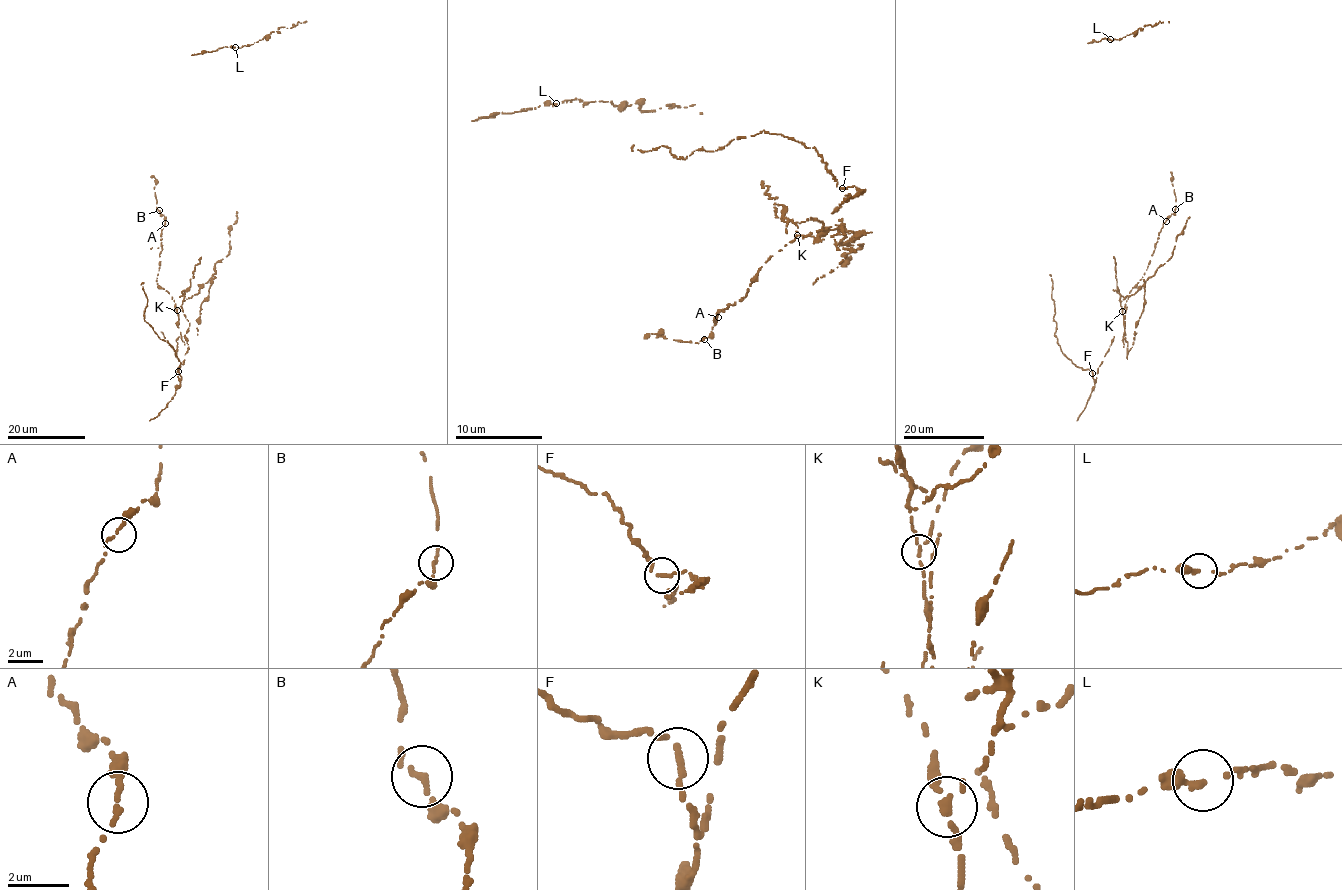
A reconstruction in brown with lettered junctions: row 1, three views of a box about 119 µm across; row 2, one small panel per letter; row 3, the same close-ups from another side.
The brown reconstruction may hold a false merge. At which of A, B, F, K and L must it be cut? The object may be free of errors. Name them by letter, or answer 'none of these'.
K

